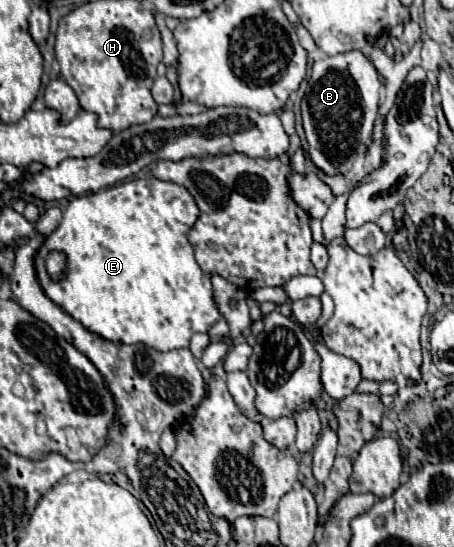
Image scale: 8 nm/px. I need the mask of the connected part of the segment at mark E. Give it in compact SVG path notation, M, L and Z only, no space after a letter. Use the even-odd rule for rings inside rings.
M149 177L149 179L133 179L133 181L127 181L127 183L121 183L121 185L115 185L115 187L107 187L107 189L101 189L97 193L89 193L89 195L81 195L81 197L73 197L67 211L63 213L63 221L61 225L45 239L45 243L41 245L37 257L35 257L35 271L37 271L37 277L39 277L39 283L43 287L43 291L47 293L47 297L57 303L61 309L67 309L67 313L77 319L87 331L111 341L111 343L125 343L125 345L135 345L135 343L143 343L147 347L153 347L157 351L173 351L173 349L181 349L181 347L189 347L189 339L191 335L195 333L205 333L215 321L221 319L219 311L217 311L217 305L213 301L213 289L211 289L211 281L207 275L203 275L201 267L197 265L195 257L193 257L193 247L191 243L187 241L187 233L191 231L191 227L195 225L199 217L199 207L193 199L193 195L177 185L177 183L167 183L167 181L161 181L161 179L155 179L155 177ZM51 251L61 251L65 253L67 257L67 263L65 263L65 277L59 279L59 281L53 281L51 275L47 273L45 269L45 259Z

